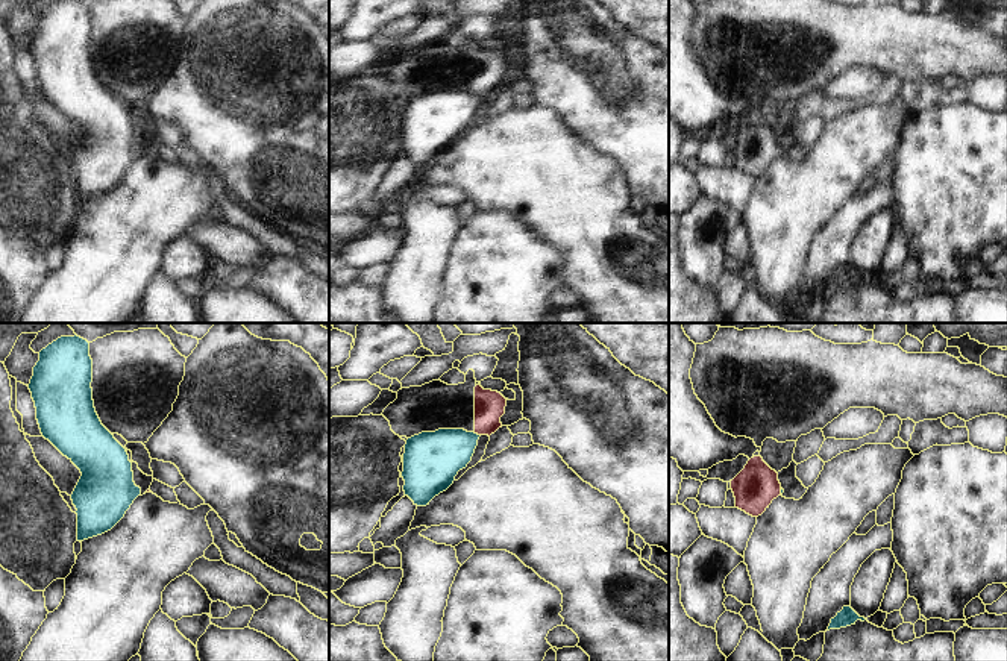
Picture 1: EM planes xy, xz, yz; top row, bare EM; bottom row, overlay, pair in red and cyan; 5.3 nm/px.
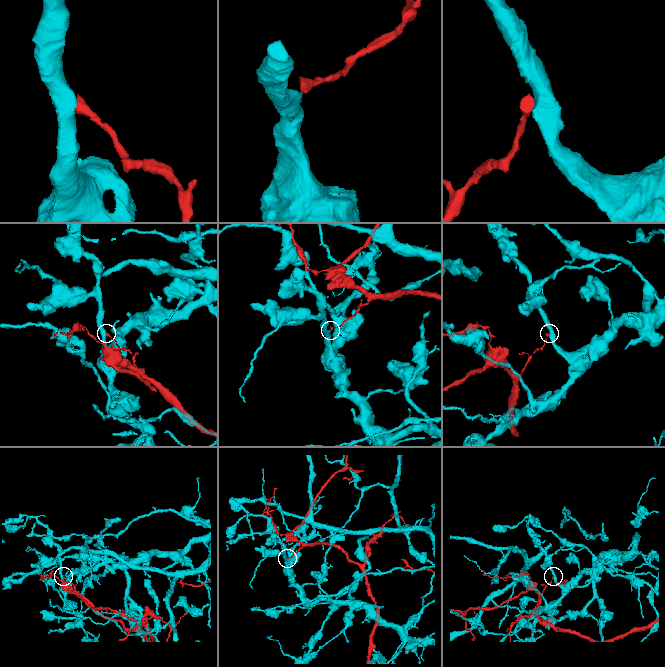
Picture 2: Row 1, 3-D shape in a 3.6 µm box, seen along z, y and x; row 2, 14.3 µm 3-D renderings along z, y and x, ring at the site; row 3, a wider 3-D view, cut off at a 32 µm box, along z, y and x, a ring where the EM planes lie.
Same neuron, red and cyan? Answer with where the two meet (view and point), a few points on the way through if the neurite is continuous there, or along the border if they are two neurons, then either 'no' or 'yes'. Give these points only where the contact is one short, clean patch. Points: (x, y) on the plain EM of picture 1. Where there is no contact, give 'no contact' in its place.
xz (476, 93) | along xz (473, 93), (479, 96) | no

